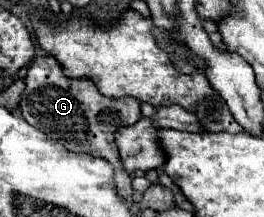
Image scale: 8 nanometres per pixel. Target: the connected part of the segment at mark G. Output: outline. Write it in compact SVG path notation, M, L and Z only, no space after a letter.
M38 56L26 72L26 88L20 100L22 118L48 134L48 138L60 142L72 152L86 152L98 156L122 168L120 156L114 144L114 132L120 126L136 124L140 114L140 102L136 98L108 98L98 92L94 82L66 78L60 64L52 56Z

